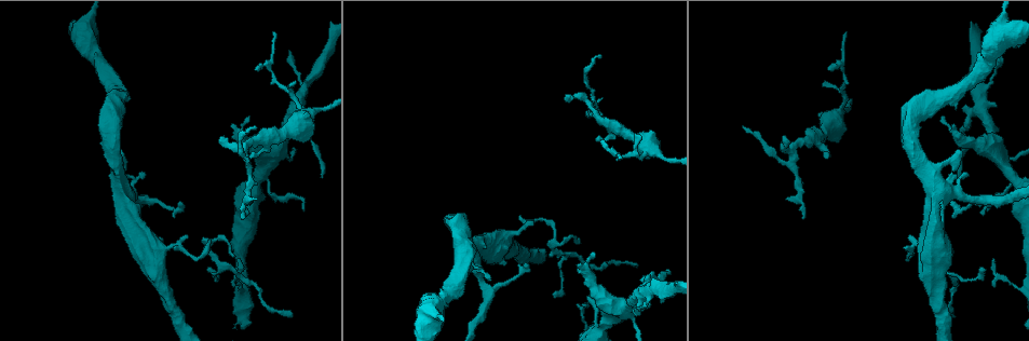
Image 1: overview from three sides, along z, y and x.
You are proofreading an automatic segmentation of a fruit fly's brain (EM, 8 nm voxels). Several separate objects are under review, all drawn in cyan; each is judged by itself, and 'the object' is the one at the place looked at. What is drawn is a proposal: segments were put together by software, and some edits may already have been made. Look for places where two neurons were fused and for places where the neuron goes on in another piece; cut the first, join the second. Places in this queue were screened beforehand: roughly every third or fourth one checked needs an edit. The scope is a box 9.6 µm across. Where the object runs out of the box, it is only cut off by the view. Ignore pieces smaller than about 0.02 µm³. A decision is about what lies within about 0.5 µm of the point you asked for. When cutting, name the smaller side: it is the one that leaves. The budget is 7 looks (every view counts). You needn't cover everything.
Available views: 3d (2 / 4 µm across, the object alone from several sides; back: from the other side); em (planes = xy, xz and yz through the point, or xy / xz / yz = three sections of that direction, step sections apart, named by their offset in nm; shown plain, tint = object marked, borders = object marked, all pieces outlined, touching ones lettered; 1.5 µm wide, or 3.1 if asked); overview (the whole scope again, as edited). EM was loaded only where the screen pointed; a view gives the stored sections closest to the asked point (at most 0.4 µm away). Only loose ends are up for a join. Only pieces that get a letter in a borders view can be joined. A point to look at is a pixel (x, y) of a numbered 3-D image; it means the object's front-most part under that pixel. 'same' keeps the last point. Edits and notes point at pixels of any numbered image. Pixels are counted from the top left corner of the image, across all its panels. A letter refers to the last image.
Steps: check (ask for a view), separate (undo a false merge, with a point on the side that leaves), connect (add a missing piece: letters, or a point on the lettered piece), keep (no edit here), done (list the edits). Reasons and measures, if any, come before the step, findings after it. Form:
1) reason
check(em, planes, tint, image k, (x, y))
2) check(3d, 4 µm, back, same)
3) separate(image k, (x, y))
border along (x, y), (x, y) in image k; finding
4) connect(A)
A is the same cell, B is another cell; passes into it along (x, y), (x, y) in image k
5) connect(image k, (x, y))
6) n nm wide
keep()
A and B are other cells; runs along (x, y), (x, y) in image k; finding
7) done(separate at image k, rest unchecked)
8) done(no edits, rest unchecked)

free end
check(3d, 2 µm, back, image 1, (954, 317))

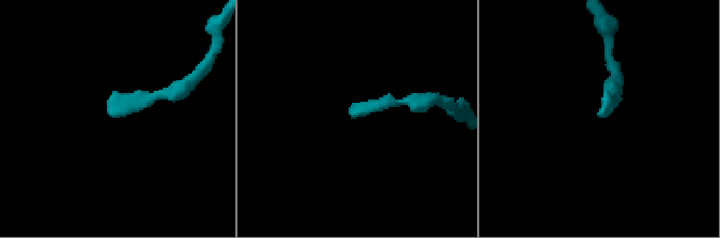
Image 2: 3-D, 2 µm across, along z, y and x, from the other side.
now the EM
check(em, planes, tint, image 2, (350, 110))

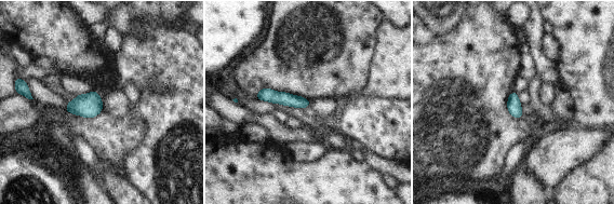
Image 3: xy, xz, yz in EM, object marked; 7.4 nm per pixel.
see the neighbours
check(em, planes, borders, same)

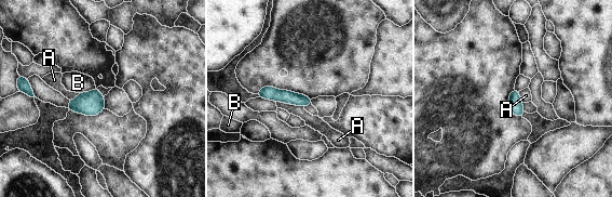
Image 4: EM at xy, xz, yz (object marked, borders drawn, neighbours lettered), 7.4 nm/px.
keep()
A and B are other cells; runs along (261, 93), (272, 93), (309, 101) in image 4; no lettered piece goes on from it

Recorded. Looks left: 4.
tapers out
check(3d, 4 µm, image 1, (987, 210))

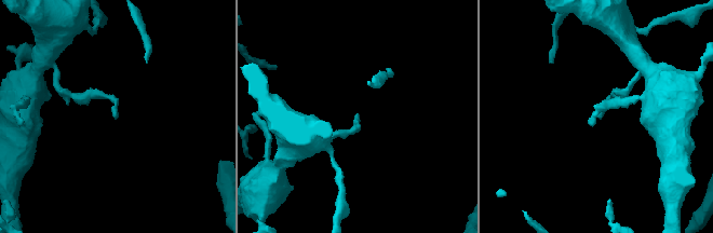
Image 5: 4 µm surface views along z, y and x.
shape alone is not enough
check(em, planes, borders, image 5, (599, 118))

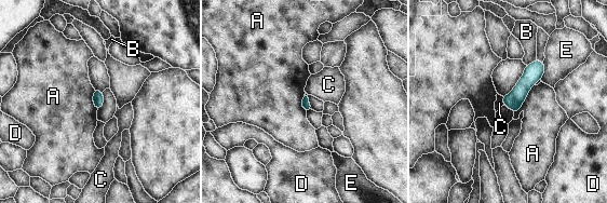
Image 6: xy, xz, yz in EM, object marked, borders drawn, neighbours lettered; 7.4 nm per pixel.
keep()
A, B, C, D and E are other cells; border along (534, 84), (522, 106), (514, 112) in image 6; no lettered piece goes on from it

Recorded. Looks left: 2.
an open end
check(em, xy, step 8, tint, image 1, (823, 82))

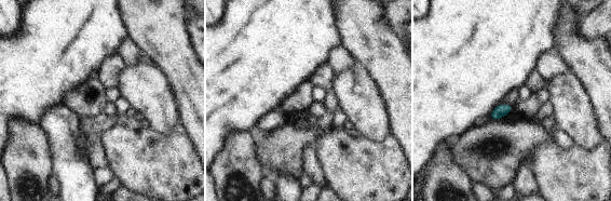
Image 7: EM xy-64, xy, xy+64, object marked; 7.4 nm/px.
cut it another way
check(em, planes, borders, same)

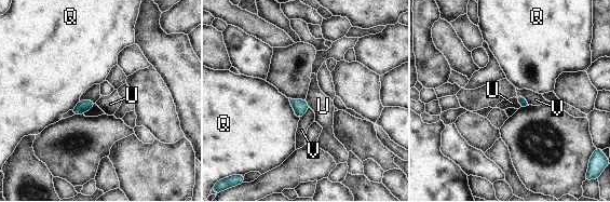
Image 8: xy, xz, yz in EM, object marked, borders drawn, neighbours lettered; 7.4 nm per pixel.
keep()
Q, U and V are other cells; border along (288, 98), (295, 116), (299, 119) in image 8; none of them fits

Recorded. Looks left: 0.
done(no edits, rest unchecked)

